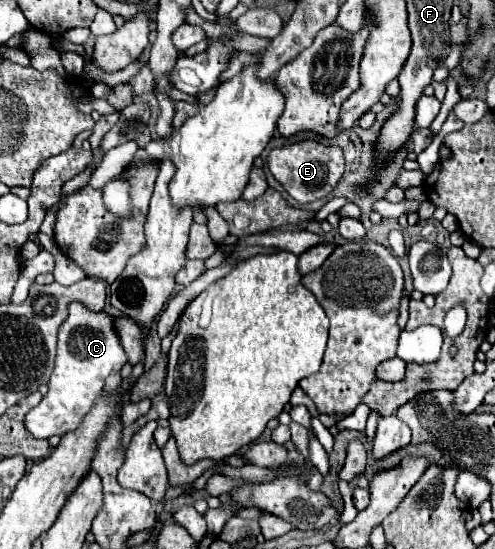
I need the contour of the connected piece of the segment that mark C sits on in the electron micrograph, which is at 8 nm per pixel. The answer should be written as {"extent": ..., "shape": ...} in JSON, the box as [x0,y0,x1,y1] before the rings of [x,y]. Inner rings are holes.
{"extent":[26,303,128,439],"shape":[[[72,303],[68,319],[58,331],[58,355],[56,367],[48,381],[48,393],[40,405],[26,415],[26,429],[36,439],[48,439],[52,435],[62,437],[74,431],[98,399],[104,379],[112,371],[120,371],[126,361],[128,357],[114,329],[114,317],[104,311],[90,313],[82,303]]]}

